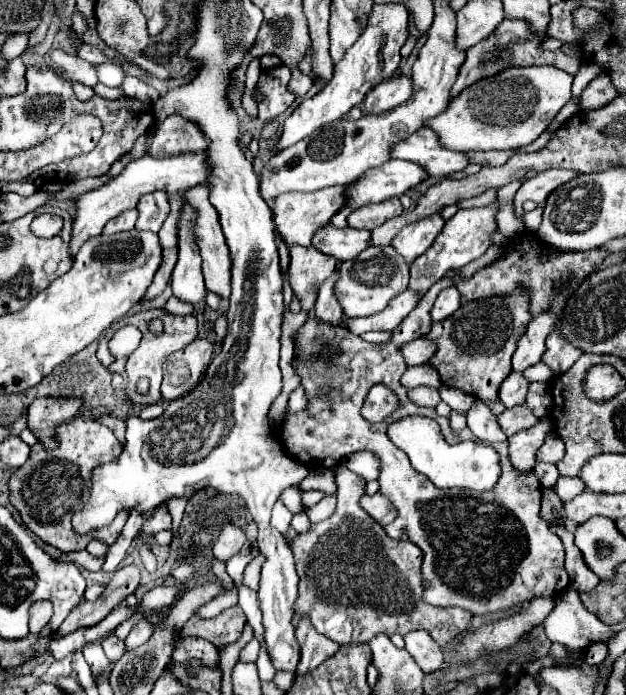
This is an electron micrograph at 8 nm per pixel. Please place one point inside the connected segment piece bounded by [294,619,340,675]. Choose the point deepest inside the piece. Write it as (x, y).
(314, 648)

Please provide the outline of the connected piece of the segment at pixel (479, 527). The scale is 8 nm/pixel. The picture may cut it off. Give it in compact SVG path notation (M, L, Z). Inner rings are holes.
M446 277L440 279L438 283L434 283L430 287L430 291L422 297L418 307L398 325L398 329L394 329L392 339L388 343L380 343L380 345L366 343L358 335L350 335L350 331L346 331L344 325L342 327L322 327L322 323L318 323L318 319L314 319L314 315L310 315L306 319L306 323L300 327L300 331L292 337L294 347L298 351L298 355L292 361L292 367L300 377L300 385L304 387L308 401L316 399L316 397L328 397L330 405L326 411L320 411L318 415L310 415L308 409L302 409L298 413L284 413L284 419L280 425L280 439L282 439L284 451L292 459L300 461L302 457L306 457L302 463L320 465L326 469L338 465L344 455L352 455L358 451L374 453L376 459L380 461L380 475L378 475L380 493L398 511L398 517L384 529L390 535L390 539L412 541L422 549L422 553L424 553L424 561L422 561L424 593L422 593L422 597L426 599L426 603L440 605L440 607L462 607L462 609L470 611L472 615L488 615L488 613L496 613L496 611L504 611L508 607L520 605L534 595L560 595L568 585L568 575L564 569L564 545L558 535L552 535L552 531L546 527L546 523L538 515L540 513L538 479L534 475L526 477L526 475L516 473L508 461L508 443L494 443L494 449L500 453L500 467L502 467L502 475L500 475L494 491L484 491L484 493L466 491L466 489L442 491L440 487L434 487L430 483L430 479L426 479L422 473L414 471L408 457L390 443L390 439L386 437L388 423L370 423L370 421L362 419L362 413L360 413L370 387L376 383L382 383L384 387L390 387L398 395L398 399L402 399L402 403L398 407L400 411L394 411L394 415L390 415L390 419L400 419L406 415L424 415L424 417L436 419L445 440L450 444L474 439L474 435L468 431L468 427L458 433L447 435L450 433L448 419L438 417L434 413L434 409L416 407L406 397L406 389L400 385L400 375L406 371L406 363L404 363L402 355L398 353L398 347L402 343L428 335L430 325L432 325L430 309L434 305L434 299L438 297L438 293L444 287L450 287L450 285L452 285L452 281Z

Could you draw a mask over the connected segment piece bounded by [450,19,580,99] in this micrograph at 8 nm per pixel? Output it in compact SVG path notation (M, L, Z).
M504 19L486 39L482 39L480 43L476 43L474 47L466 49L466 61L460 67L458 79L454 83L454 87L450 89L450 99L454 99L454 95L460 95L462 89L470 87L472 83L476 83L478 79L486 79L492 75L498 75L500 71L508 69L508 67L528 67L528 65L554 65L570 75L576 75L580 61L566 57L562 51L546 51L542 49L542 41L544 39L534 39L534 35L530 35L530 25L522 23L520 19Z

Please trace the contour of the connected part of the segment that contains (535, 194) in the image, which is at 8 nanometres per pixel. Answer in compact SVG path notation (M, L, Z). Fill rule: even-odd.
M548 169L538 173L534 179L528 179L522 183L515 196L514 206L516 217L523 222L525 211L523 210L524 201L534 201L538 205L546 203L550 191L558 189L562 183L568 183L570 179L578 177L580 173L570 171L570 169Z

